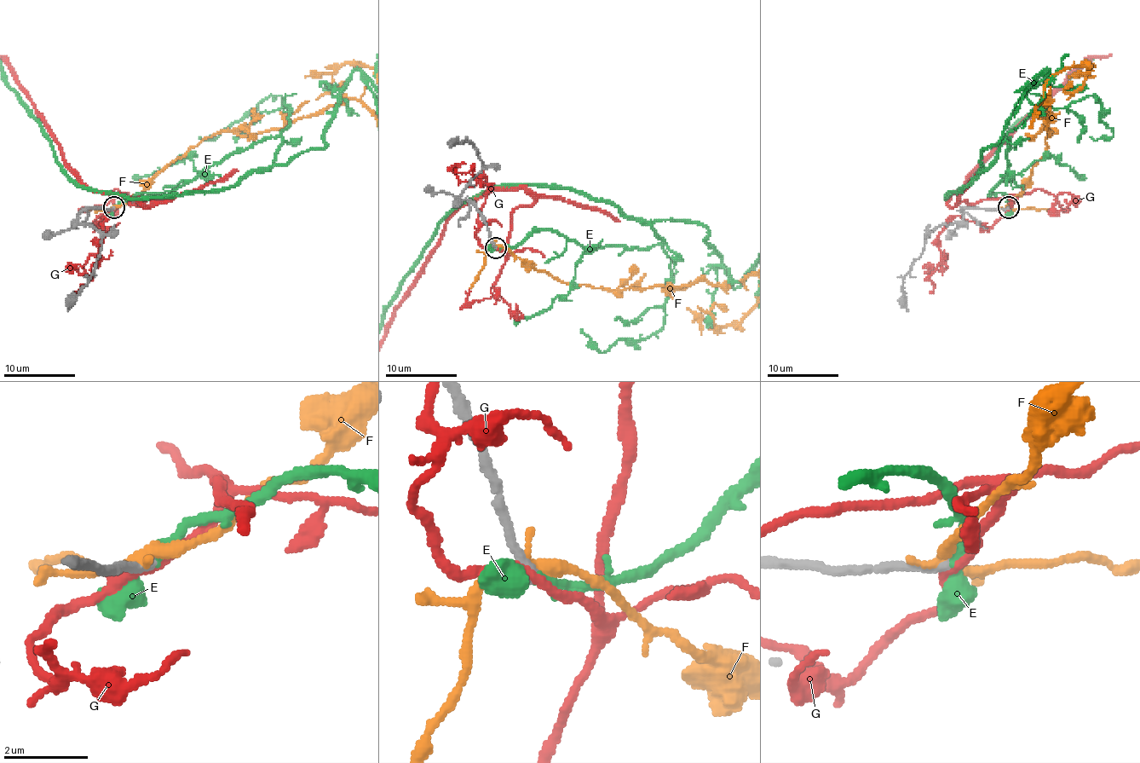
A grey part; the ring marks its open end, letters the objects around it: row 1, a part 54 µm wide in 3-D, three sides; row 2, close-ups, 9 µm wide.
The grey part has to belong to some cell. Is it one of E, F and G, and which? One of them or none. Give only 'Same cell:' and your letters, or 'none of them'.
Same cell: E

